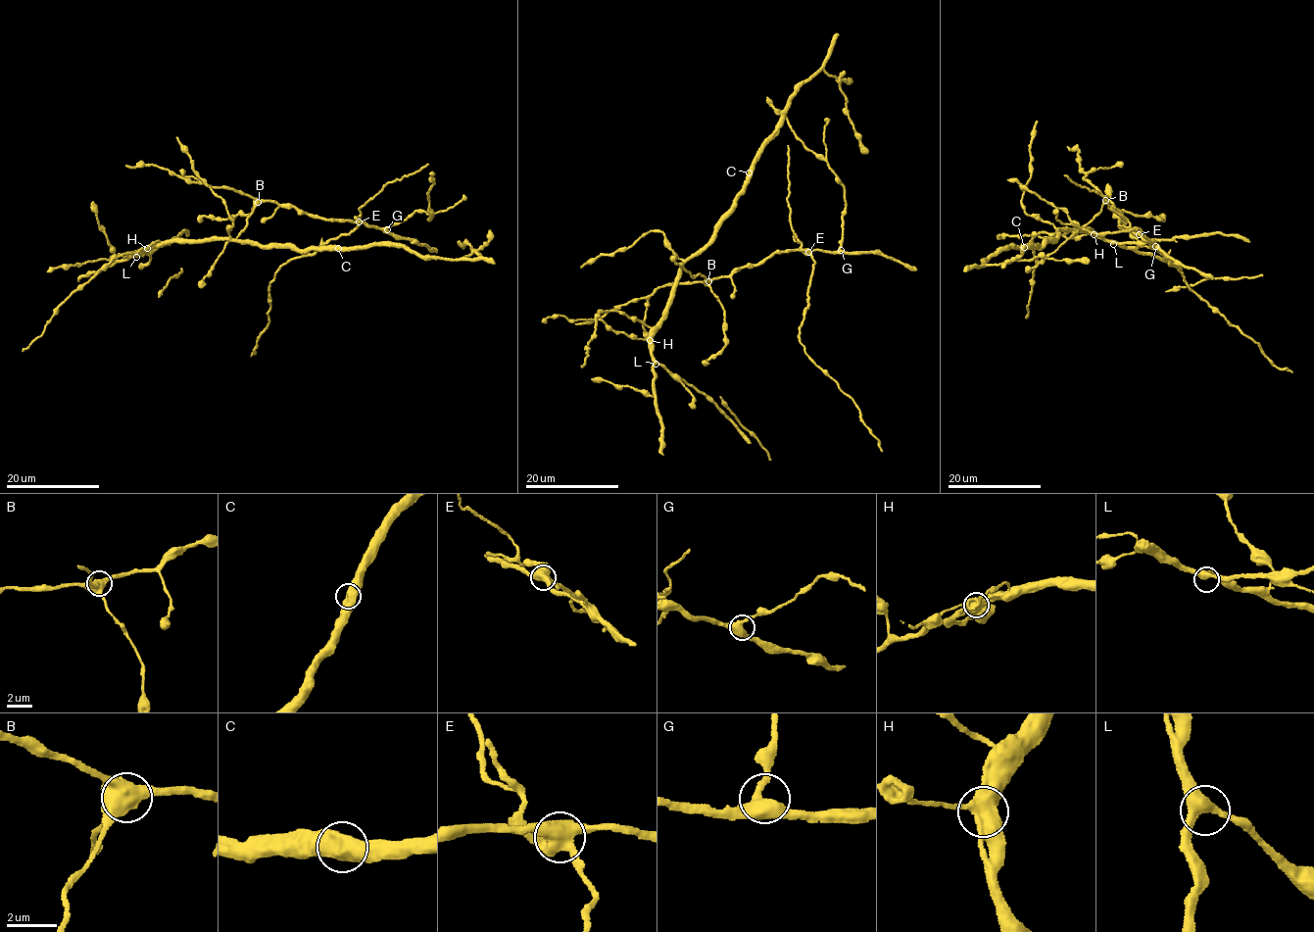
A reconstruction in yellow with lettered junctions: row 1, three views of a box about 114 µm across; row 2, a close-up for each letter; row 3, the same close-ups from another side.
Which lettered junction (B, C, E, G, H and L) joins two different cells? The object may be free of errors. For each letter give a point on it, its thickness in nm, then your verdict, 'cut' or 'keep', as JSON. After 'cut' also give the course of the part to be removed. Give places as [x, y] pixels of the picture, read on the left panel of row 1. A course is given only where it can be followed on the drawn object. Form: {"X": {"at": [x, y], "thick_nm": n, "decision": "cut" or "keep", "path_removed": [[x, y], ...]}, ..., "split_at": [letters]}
{"B": {"at": [258, 202], "thick_nm": 480, "decision": "keep"}, "C": {"at": [338, 248], "thick_nm": 600, "decision": "keep"}, "E": {"at": [359, 221], "thick_nm": 600, "decision": "cut", "path_removed": [[359, 221], [349, 233], [332, 238], [312, 254], [291, 259], [277, 271], [267, 289], [268, 321], [251, 356]]}, "G": {"at": [387, 229], "thick_nm": 440, "decision": "keep"}, "H": {"at": [147, 248], "thick_nm": 500, "decision": "keep"}, "L": {"at": [136, 257], "thick_nm": 400, "decision": "keep"}, "split_at": ["E"]}

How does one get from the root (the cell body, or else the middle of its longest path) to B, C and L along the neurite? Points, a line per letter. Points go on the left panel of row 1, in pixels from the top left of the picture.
B: (245, 228), (258, 202)
C: (245, 228), (226, 242), (218, 239), (251, 240), (259, 245), (292, 247), (297, 250), (338, 248)
L: (245, 228), (226, 242), (217, 239), (170, 239), (145, 249), (136, 257)

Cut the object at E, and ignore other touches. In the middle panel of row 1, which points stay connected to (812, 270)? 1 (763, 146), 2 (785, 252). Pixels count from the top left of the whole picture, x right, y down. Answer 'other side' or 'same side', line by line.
1: other side
2: other side

